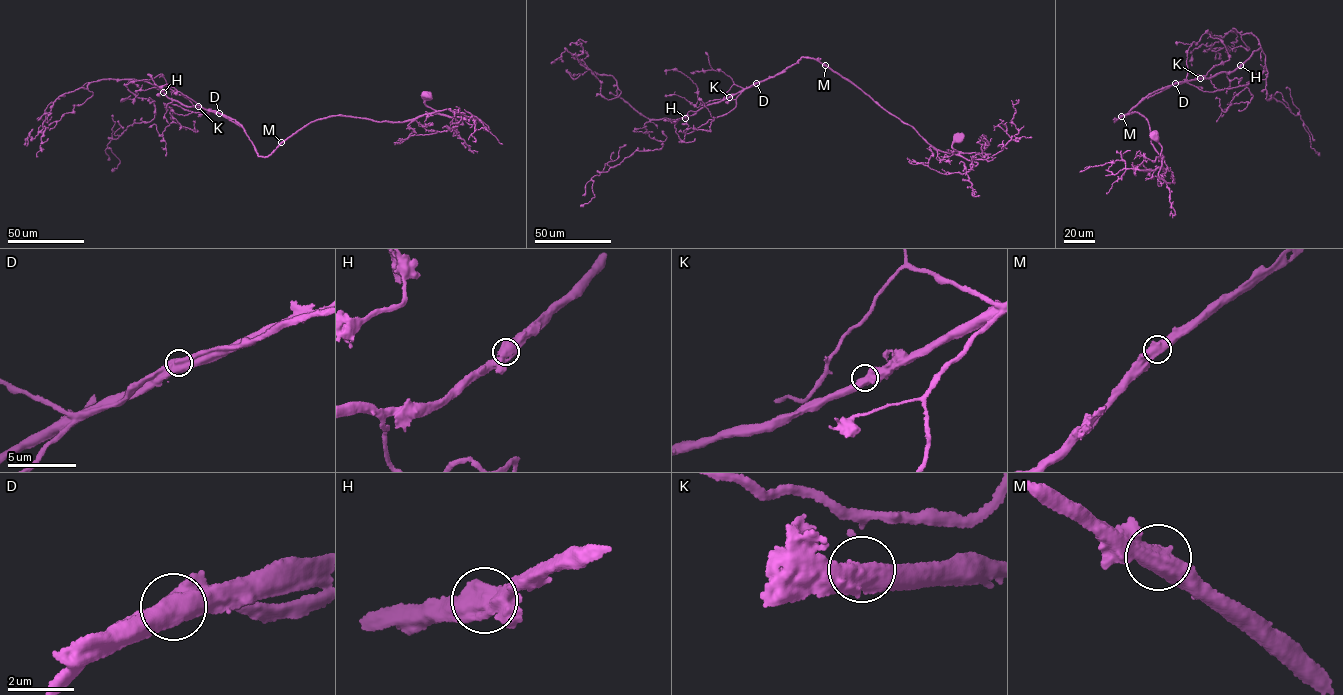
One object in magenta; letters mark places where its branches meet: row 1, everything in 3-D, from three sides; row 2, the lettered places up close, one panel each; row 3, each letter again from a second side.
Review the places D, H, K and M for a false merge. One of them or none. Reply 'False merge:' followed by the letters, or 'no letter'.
False merge: D

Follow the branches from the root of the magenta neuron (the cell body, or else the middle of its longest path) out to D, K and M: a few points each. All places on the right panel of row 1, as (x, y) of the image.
D: (1155, 133), (1162, 157), (1151, 143), (1148, 121), (1139, 113), (1129, 113), (1114, 121), (1147, 95), (1175, 83)
K: (1155, 133), (1162, 157), (1151, 143), (1148, 121), (1139, 113), (1129, 113), (1114, 121), (1158, 89), (1200, 78)
M: (1155, 133), (1162, 157), (1151, 143), (1147, 119), (1136, 111), (1121, 116)

